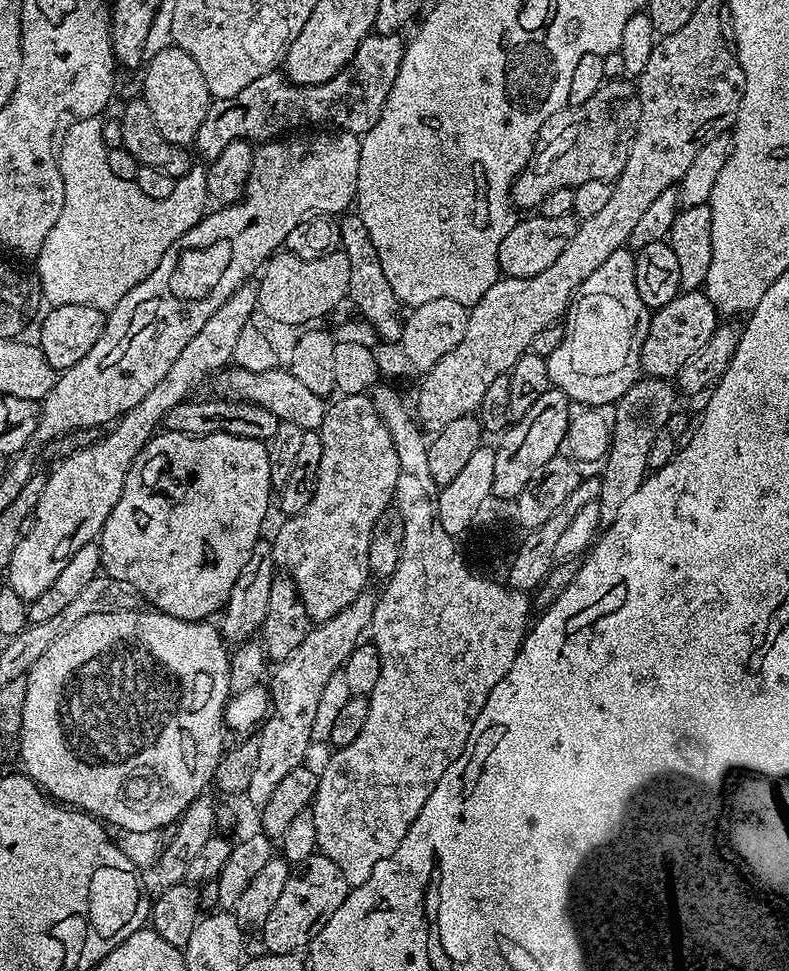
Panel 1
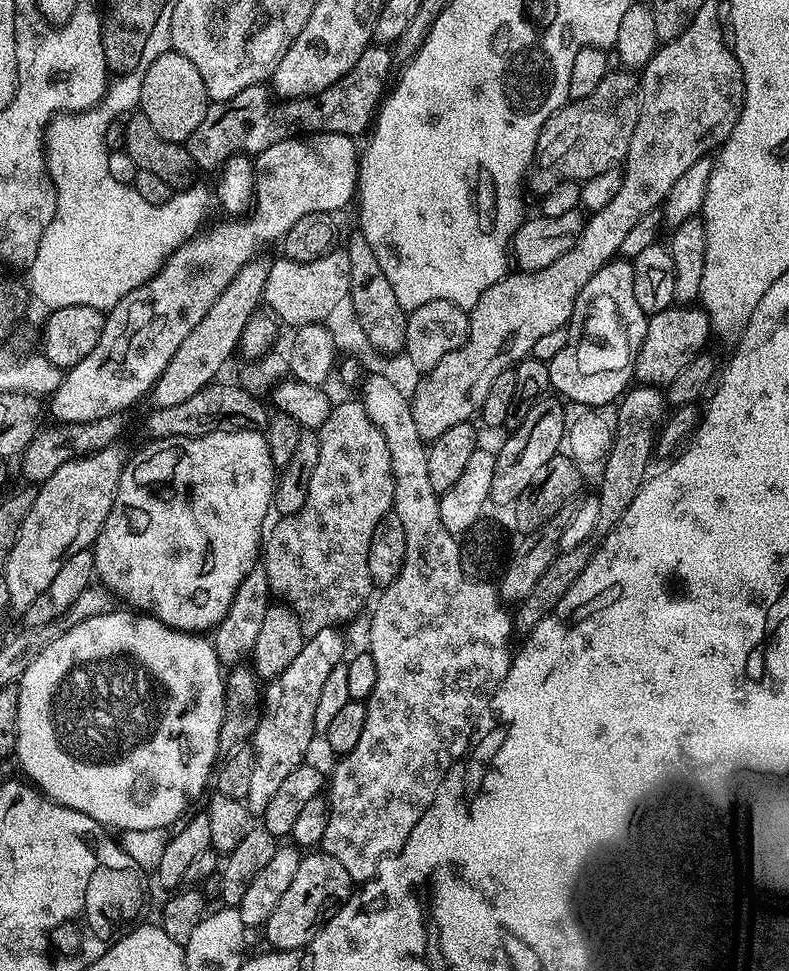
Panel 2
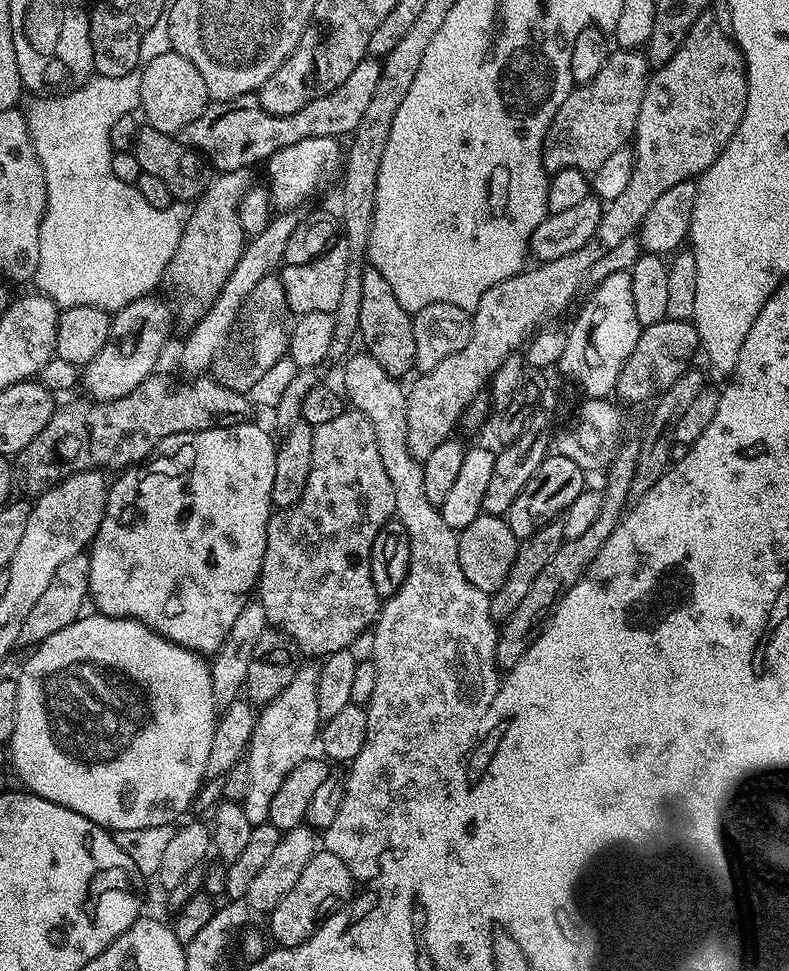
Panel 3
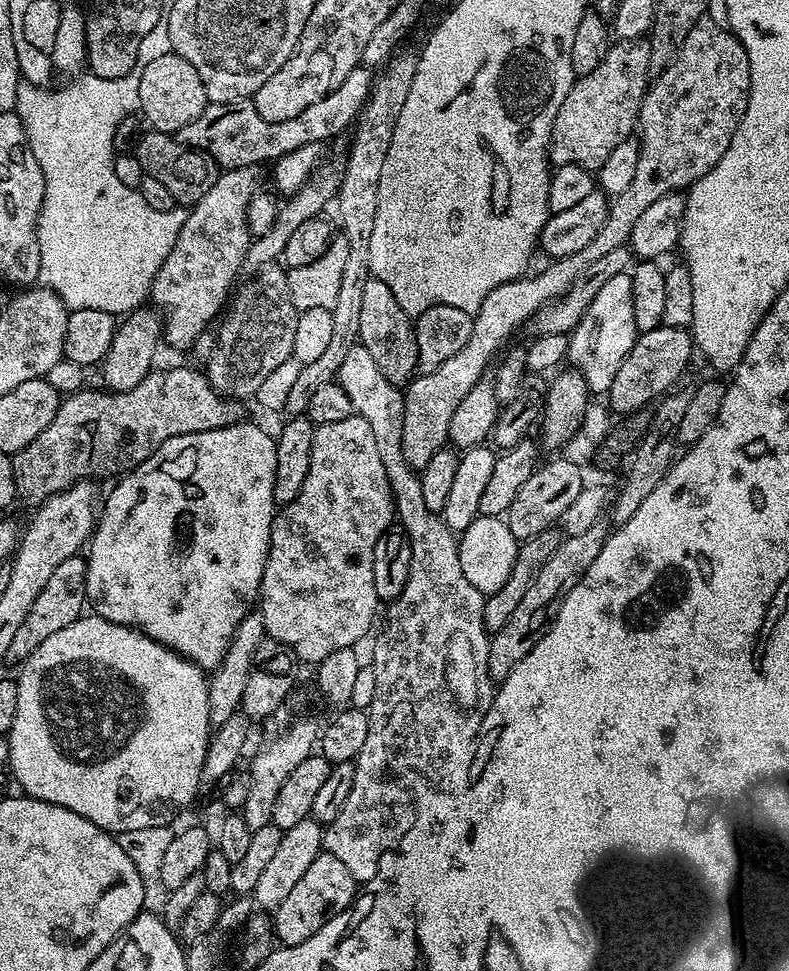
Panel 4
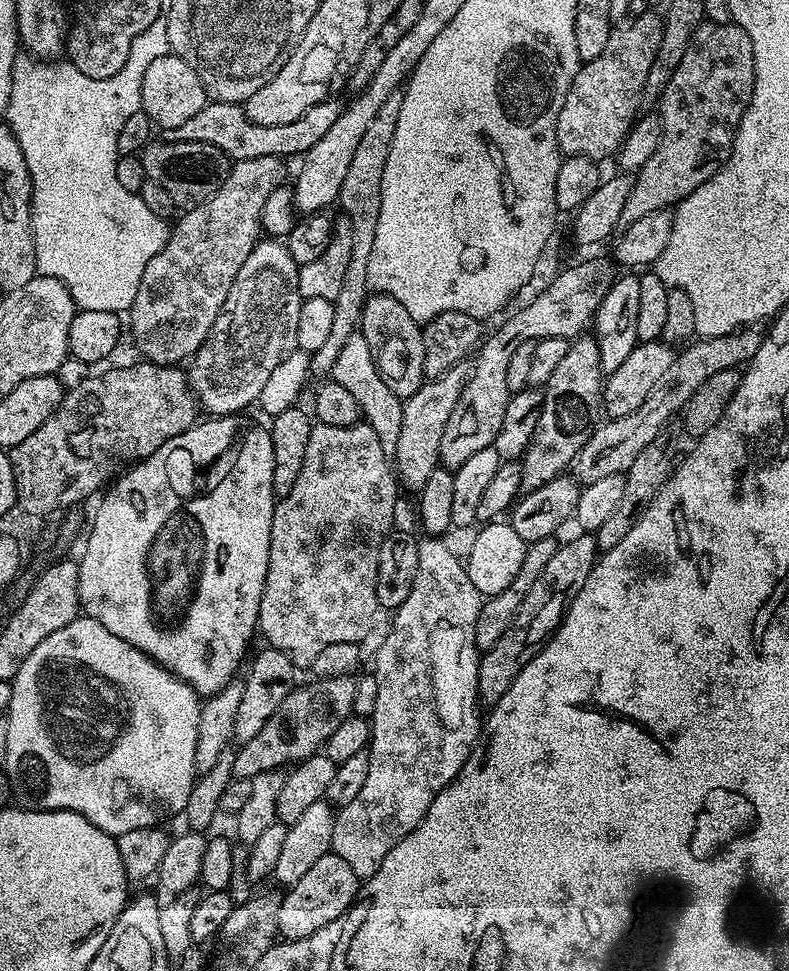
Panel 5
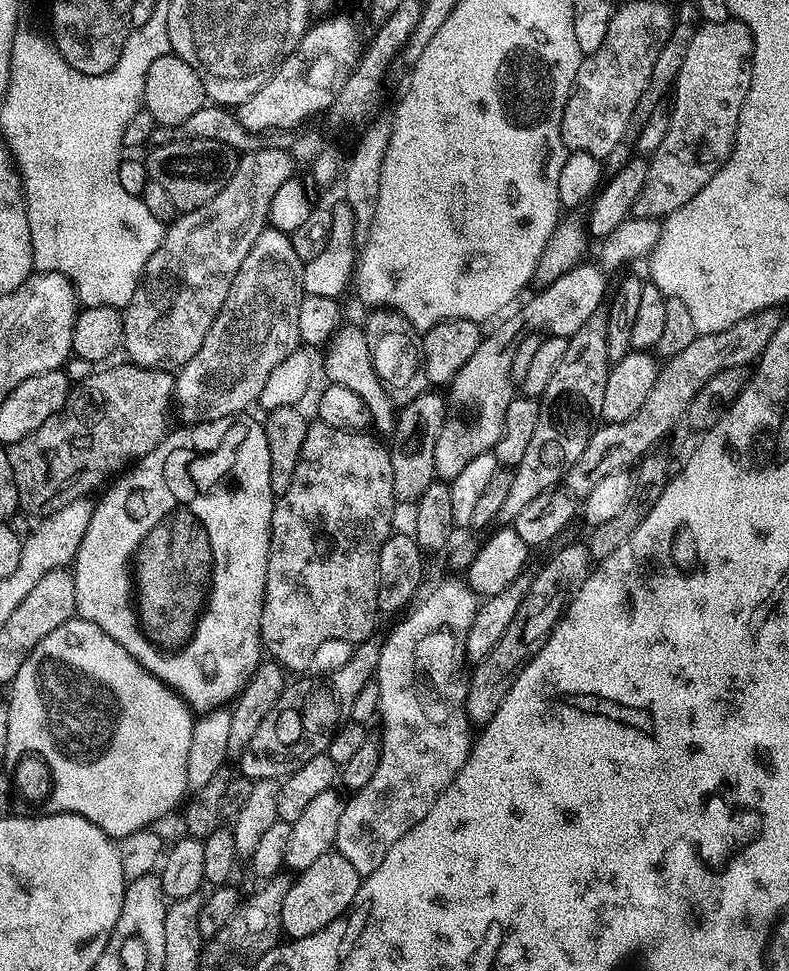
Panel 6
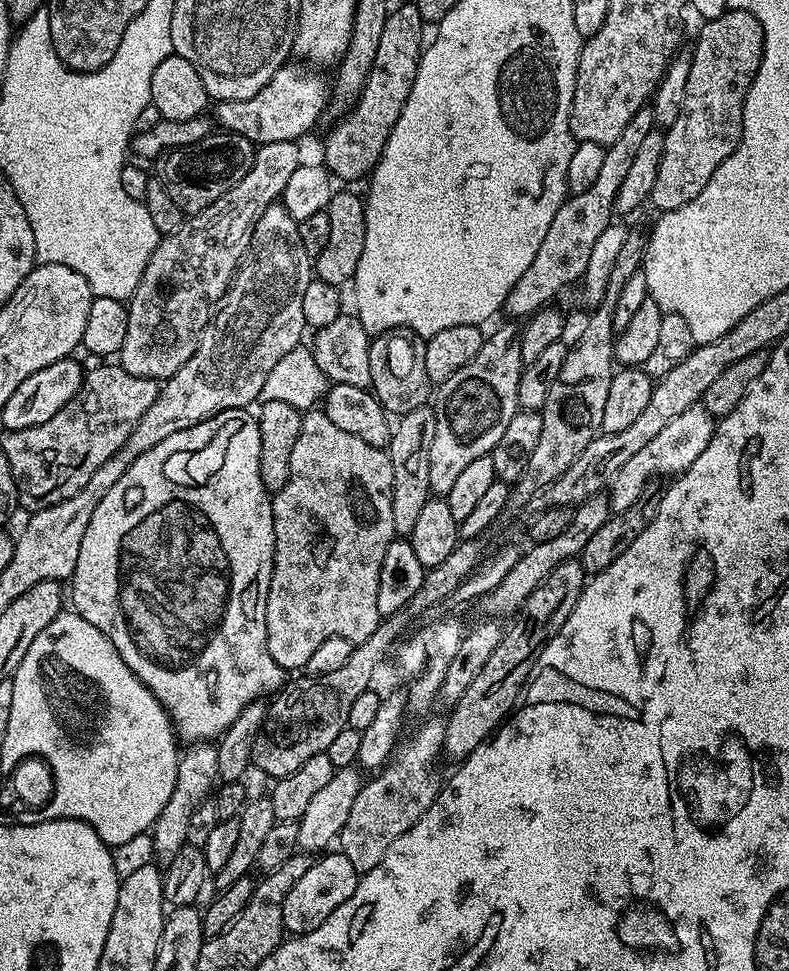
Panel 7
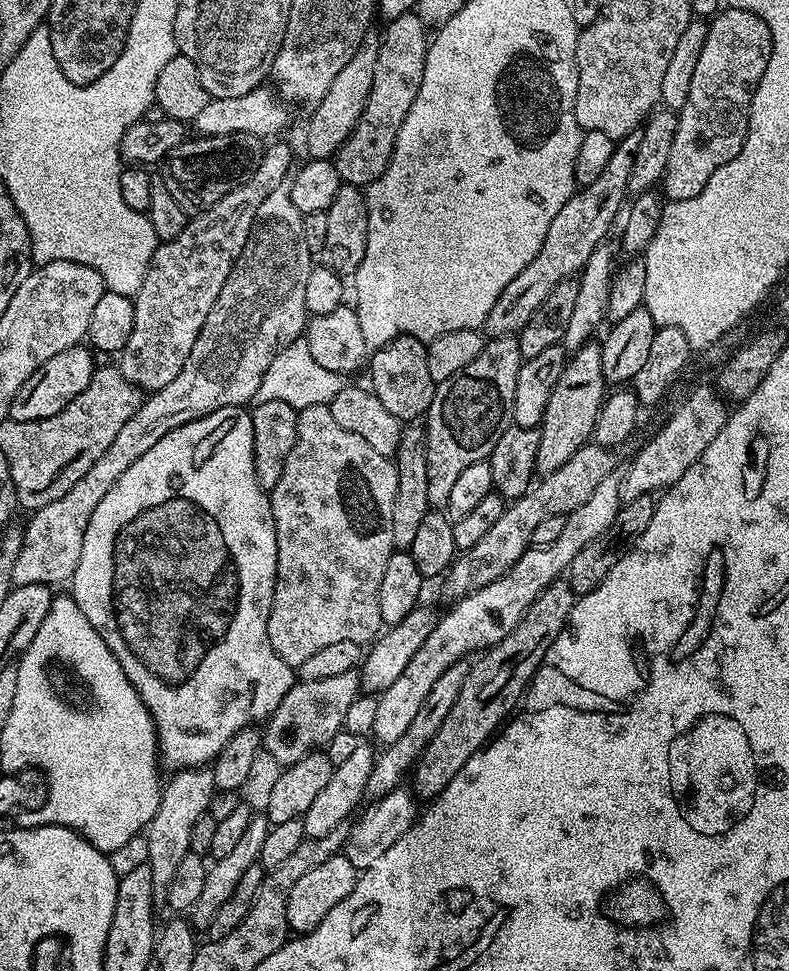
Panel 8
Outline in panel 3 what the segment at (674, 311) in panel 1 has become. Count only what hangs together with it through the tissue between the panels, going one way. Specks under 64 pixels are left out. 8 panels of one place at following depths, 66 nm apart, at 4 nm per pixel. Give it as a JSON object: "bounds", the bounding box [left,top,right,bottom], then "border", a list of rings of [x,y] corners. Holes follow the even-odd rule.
{"bounds":[615,320,700,404],"border":[[[669,320],[643,325],[640,329],[638,346],[630,354],[630,358],[622,366],[622,374],[618,374],[615,395],[629,400],[632,404],[640,404],[643,400],[655,401],[684,372],[689,371],[692,355],[697,355],[700,339],[696,333],[696,325],[691,320]]]}

